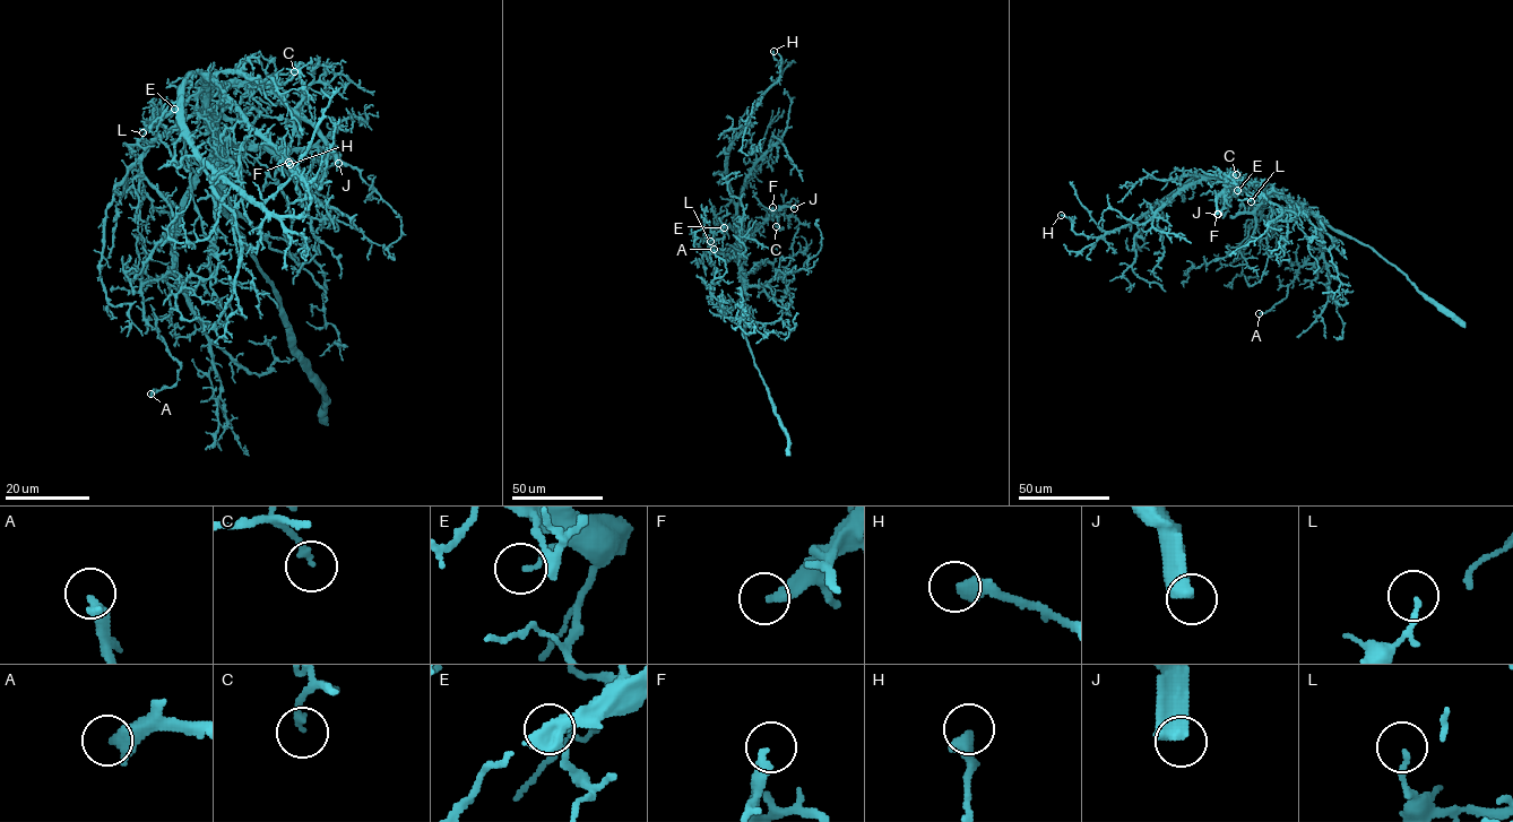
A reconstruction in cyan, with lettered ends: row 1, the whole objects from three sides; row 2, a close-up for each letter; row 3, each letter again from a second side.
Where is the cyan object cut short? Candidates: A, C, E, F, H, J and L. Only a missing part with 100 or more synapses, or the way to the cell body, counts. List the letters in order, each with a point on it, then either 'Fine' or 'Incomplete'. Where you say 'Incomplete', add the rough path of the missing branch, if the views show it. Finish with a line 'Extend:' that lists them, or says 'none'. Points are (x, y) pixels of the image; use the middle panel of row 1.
A: Place: (714, 249). Fine
C: Place: (776, 226). Fine
E: Place: (724, 227). Fine
F: Place: (772, 207). Fine
H: Place: (774, 51). Fine
J: Place: (794, 208). Incomplete. Course of what is missing: (794, 208), (812, 219), (826, 243), (821, 268), (789, 297), (774, 299), (758, 313)
L: Place: (710, 241). Fine
Extend: J

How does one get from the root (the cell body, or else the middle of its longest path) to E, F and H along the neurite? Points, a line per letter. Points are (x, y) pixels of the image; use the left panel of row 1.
E: (207, 104), (206, 93), (201, 91), (174, 109)
F: (207, 104), (207, 93), (215, 86), (266, 86), (293, 114), (293, 136), (288, 162)
H: (207, 104), (206, 78), (191, 74), (183, 88), (186, 138), (262, 210), (309, 209), (308, 185), (290, 164)

